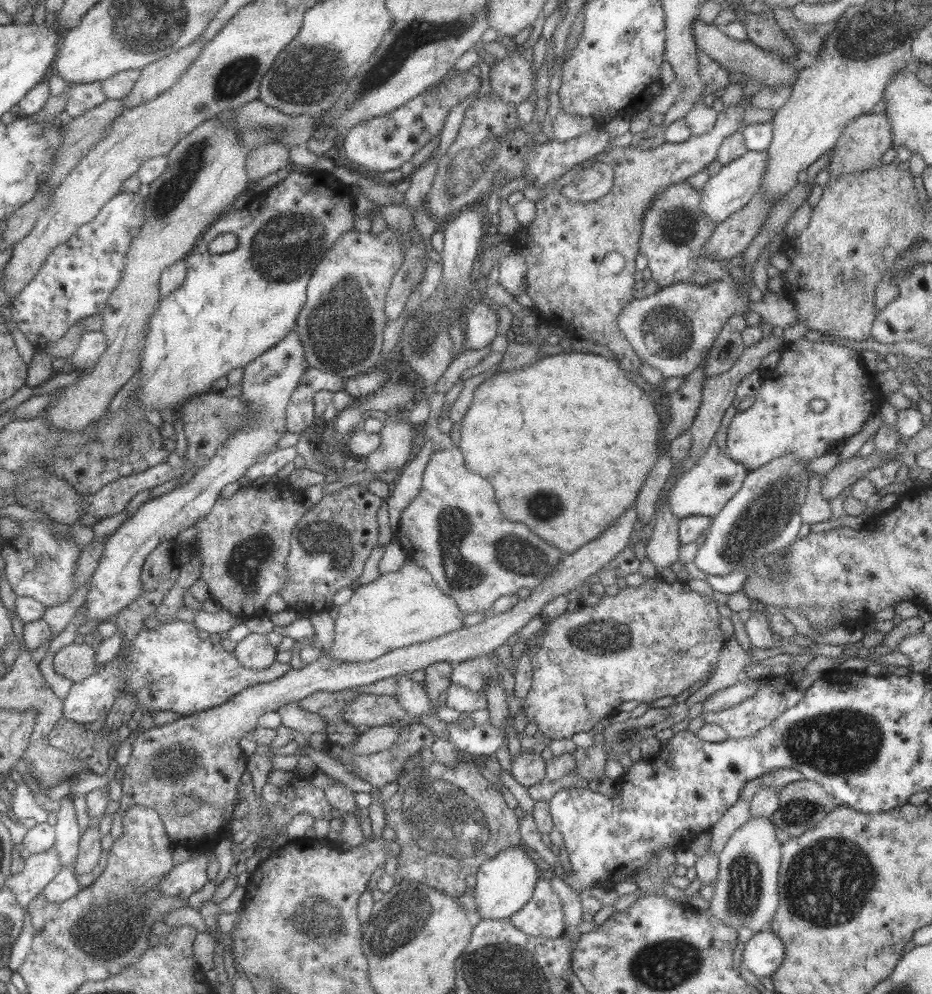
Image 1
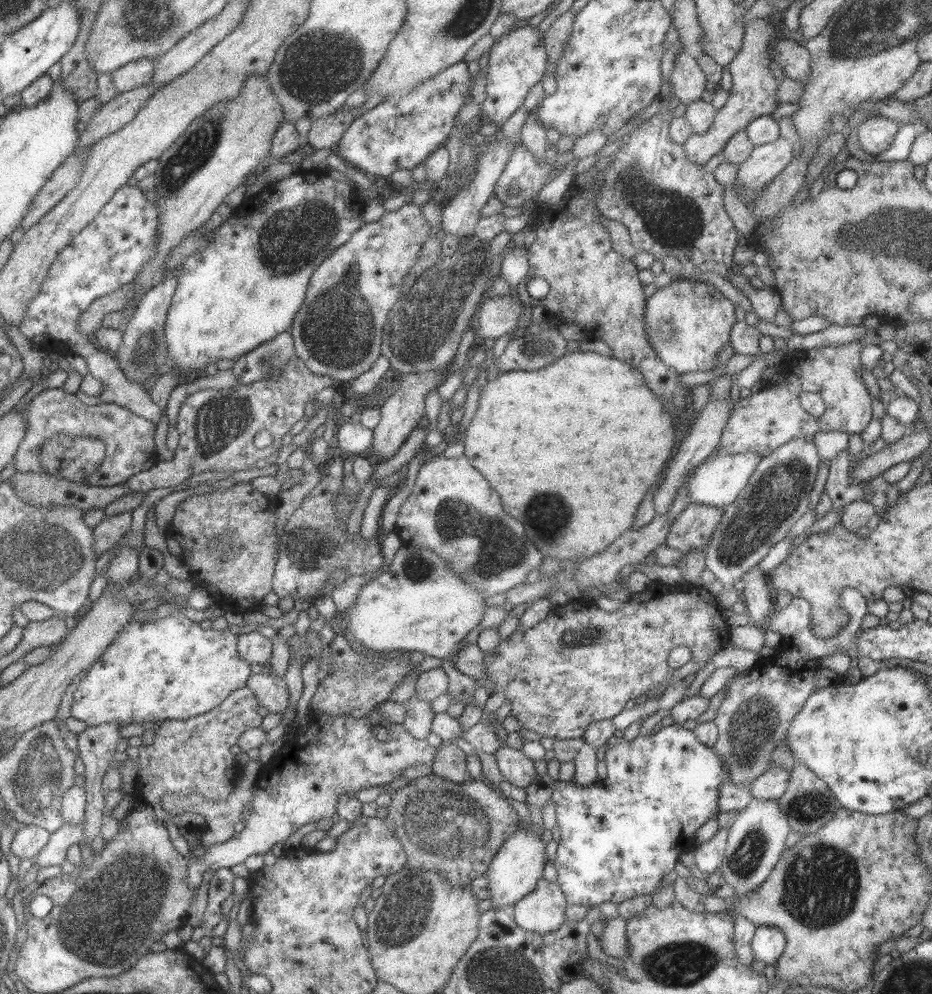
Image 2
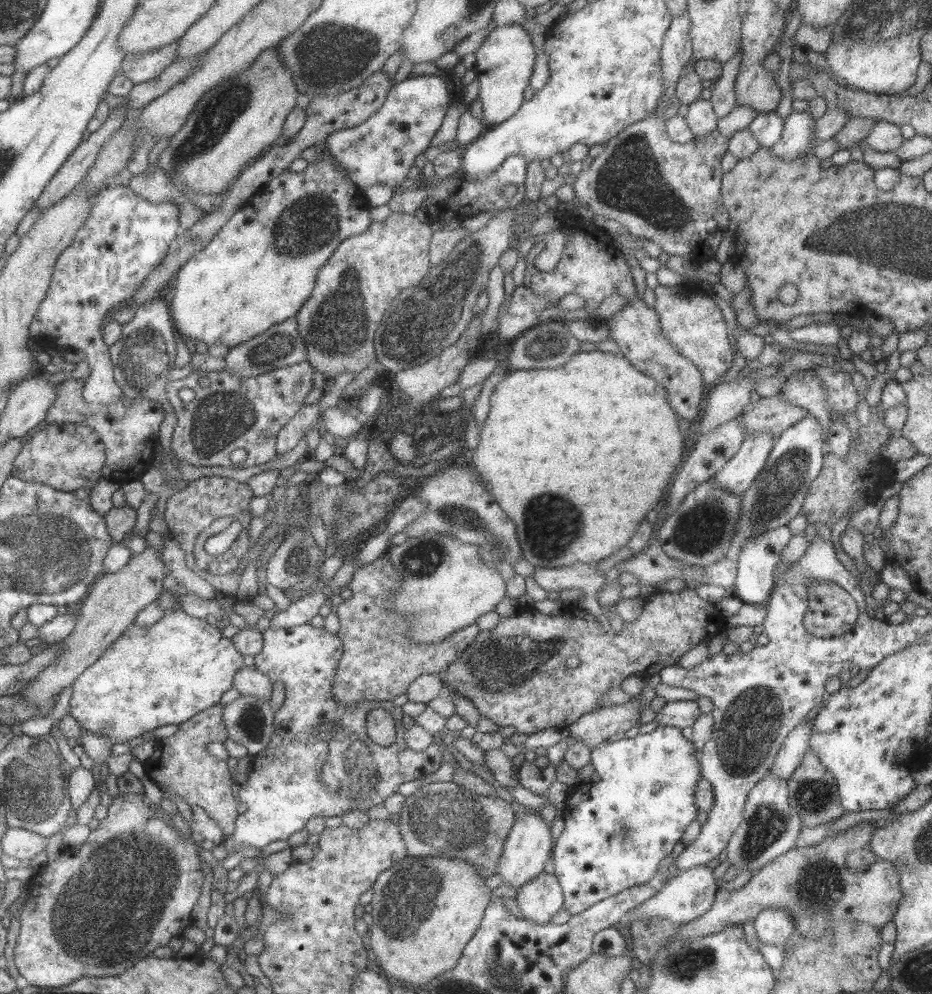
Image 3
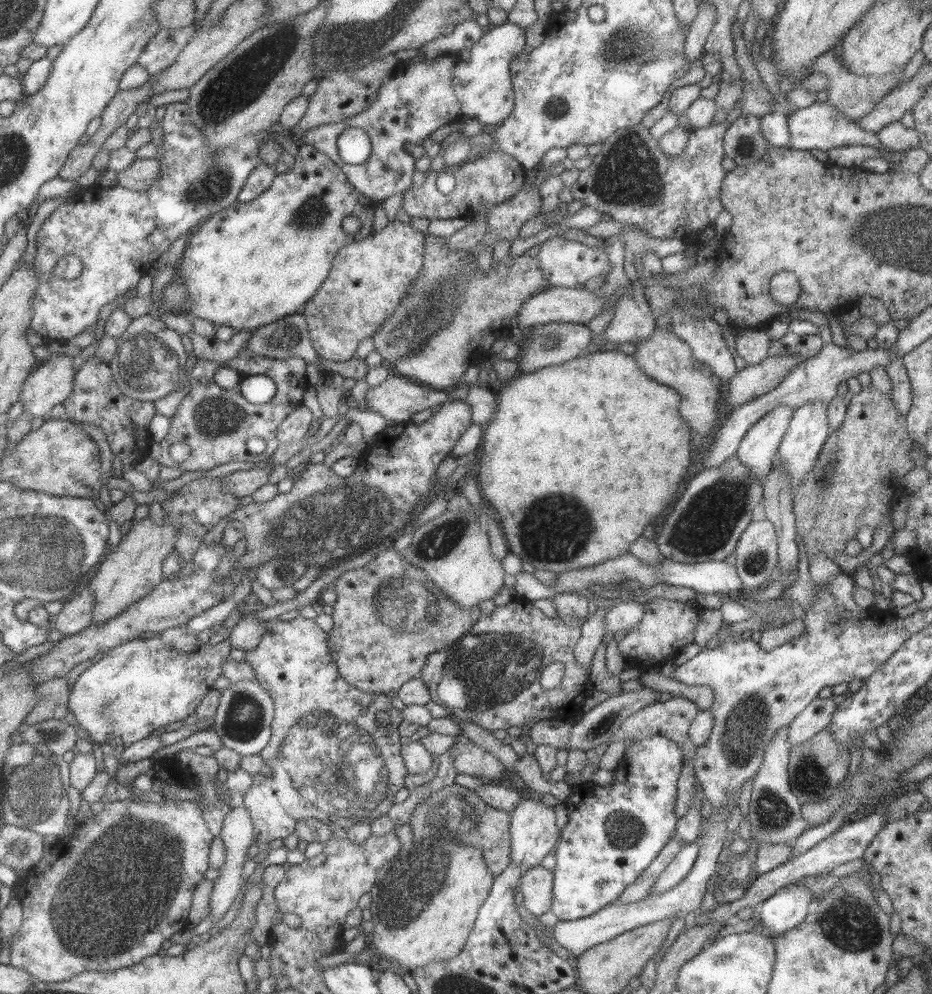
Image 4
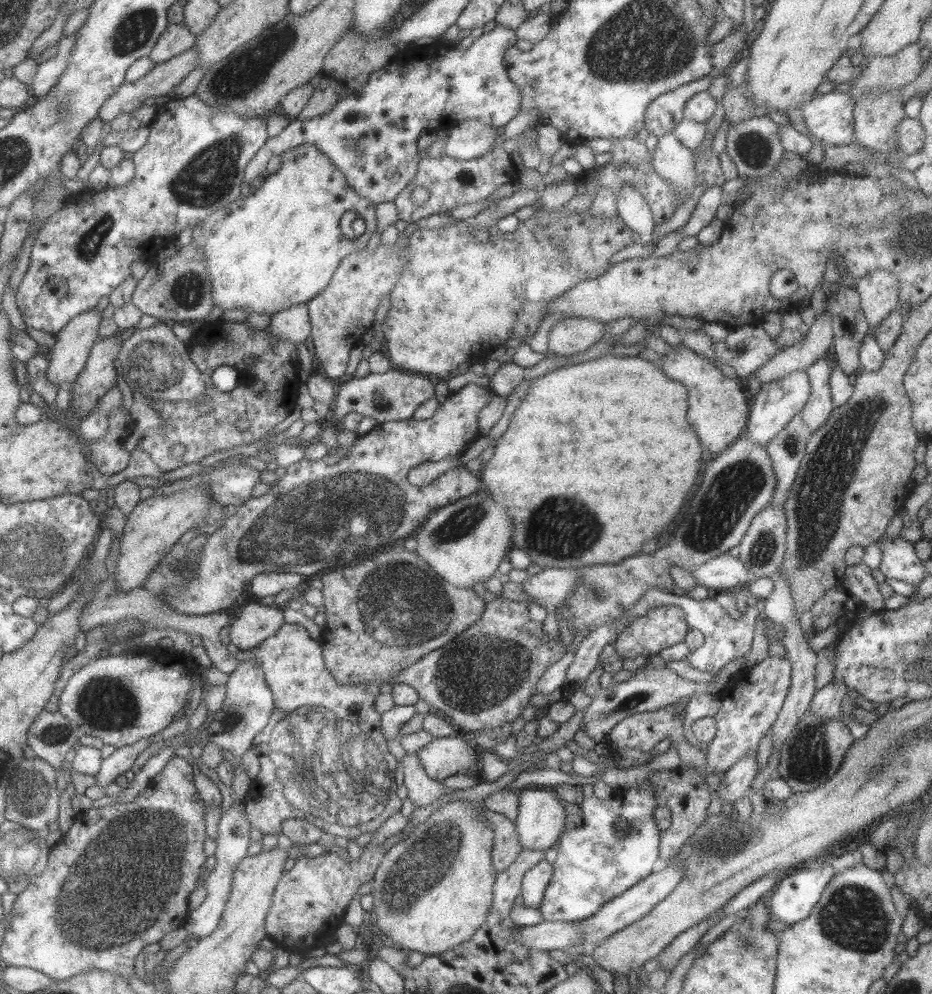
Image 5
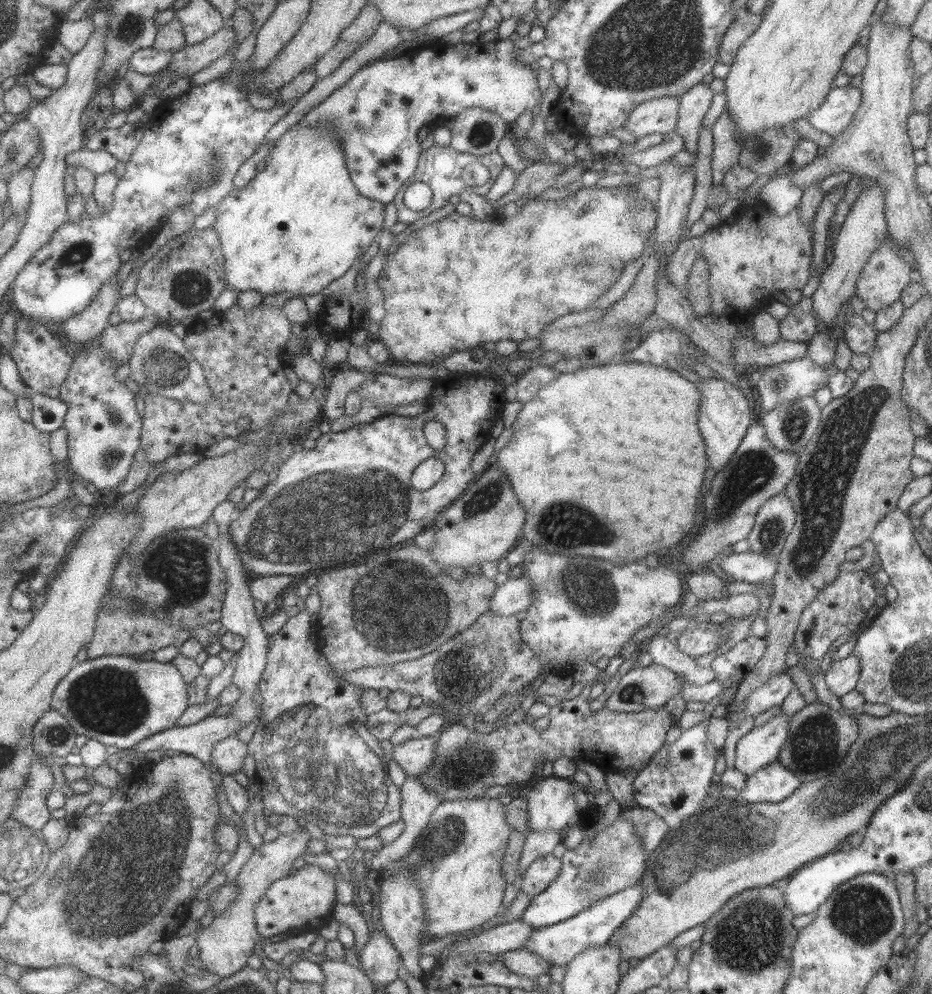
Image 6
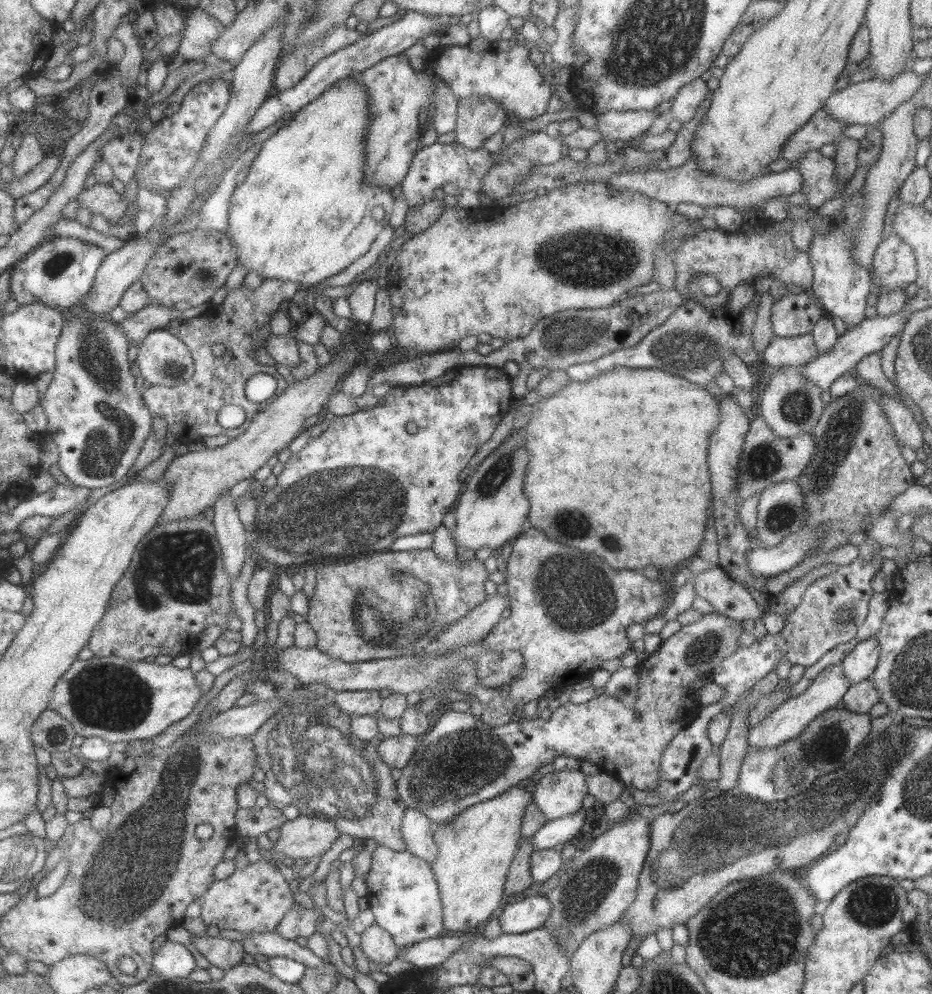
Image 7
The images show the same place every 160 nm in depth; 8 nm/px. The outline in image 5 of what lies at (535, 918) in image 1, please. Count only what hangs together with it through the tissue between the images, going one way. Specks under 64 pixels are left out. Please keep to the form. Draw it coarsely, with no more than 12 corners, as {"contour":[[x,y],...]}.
{"contour":[[545,859],[521,880],[523,905],[539,908],[551,878]]}

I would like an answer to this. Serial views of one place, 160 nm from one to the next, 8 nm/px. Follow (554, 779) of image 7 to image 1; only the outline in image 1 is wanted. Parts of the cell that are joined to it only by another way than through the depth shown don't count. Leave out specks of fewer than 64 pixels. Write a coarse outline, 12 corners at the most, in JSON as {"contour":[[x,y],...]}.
{"contour":[[523,845],[481,863],[477,918],[509,919],[531,898],[540,863]]}

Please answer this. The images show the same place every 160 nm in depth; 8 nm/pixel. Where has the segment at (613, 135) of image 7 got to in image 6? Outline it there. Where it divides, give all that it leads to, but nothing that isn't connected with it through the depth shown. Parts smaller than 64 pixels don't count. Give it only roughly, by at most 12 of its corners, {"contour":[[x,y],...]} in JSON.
{"contour":[[679,96],[638,104],[623,128],[636,139],[673,132]]}

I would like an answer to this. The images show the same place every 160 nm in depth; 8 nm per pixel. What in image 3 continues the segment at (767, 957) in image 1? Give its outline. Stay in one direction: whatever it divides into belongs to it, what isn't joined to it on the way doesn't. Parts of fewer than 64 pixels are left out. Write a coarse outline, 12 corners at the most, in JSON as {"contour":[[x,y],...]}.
{"contour":[[783,908],[761,910],[753,920],[759,942],[782,948],[793,933]]}

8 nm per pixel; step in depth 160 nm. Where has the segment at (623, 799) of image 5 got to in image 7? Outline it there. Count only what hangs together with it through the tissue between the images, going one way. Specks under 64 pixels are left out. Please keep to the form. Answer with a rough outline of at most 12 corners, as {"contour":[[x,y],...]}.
{"contour":[[545,898],[505,905],[499,916],[504,934],[540,928],[549,916]]}

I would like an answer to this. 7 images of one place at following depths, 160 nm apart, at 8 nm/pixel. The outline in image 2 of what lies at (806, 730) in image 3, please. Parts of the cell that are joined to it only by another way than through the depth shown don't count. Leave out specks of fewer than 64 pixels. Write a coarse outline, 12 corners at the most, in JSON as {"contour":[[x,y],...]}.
{"contour":[[771,765],[750,782],[753,799],[778,799],[789,771]]}

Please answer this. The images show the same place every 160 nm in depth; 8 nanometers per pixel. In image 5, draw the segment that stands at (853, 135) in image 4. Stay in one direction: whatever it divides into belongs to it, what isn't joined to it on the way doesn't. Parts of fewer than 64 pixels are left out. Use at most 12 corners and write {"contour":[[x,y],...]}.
{"contour":[[835,90],[800,107],[807,130],[821,142],[852,140],[854,100]]}

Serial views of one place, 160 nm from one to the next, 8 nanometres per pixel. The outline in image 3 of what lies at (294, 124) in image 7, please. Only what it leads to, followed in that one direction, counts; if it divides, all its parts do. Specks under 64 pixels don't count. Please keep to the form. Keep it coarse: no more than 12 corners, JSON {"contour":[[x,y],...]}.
{"contour":[[325,150],[178,267],[170,317],[231,348],[295,317],[371,217]]}

